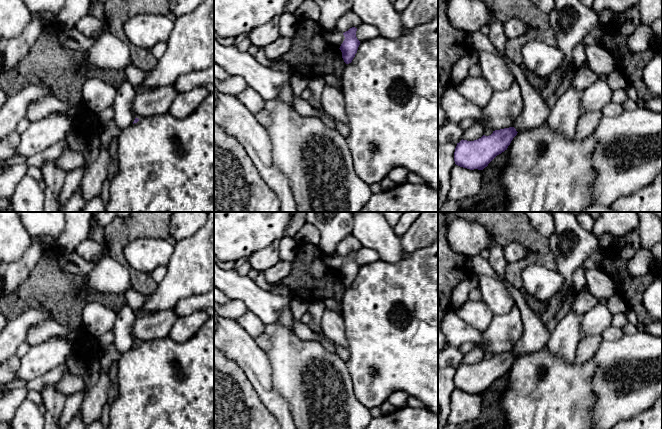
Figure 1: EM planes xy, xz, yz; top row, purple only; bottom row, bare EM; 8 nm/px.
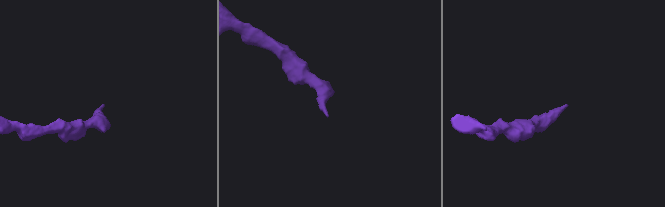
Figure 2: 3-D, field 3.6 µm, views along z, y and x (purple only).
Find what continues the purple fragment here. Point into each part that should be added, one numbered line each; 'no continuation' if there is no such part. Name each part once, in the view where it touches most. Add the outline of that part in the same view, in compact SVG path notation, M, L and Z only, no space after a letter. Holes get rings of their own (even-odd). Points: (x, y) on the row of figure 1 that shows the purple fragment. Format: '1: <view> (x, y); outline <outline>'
no continuation

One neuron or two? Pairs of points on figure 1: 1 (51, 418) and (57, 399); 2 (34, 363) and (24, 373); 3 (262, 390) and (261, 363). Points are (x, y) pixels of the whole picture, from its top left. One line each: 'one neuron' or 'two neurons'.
1: one neuron
2: one neuron
3: one neuron

